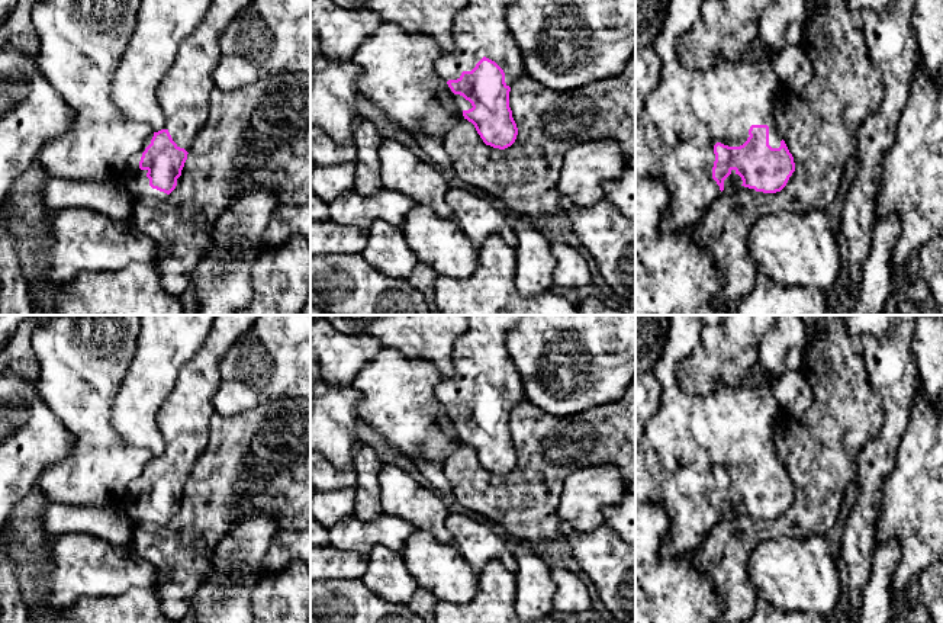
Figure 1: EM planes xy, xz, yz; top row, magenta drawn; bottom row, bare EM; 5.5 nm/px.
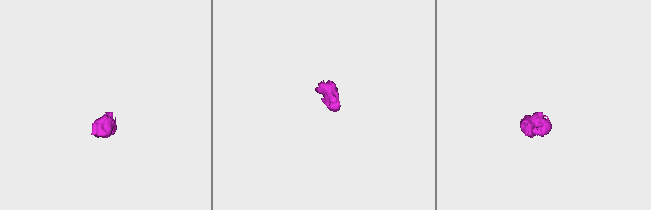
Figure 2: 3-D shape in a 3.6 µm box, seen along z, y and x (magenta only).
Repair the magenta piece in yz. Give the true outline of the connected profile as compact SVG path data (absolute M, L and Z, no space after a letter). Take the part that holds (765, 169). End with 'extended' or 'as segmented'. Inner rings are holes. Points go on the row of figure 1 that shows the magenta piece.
M669 0L662 30L653 44L662 62L662 77L647 96L635 126L635 182L657 177L670 195L660 224L663 232L695 227L727 184L738 183L756 195L769 195L781 192L795 171L794 157L775 123L775 90L781 81L772 67L773 51L763 41L737 60L720 58L708 70L688 68L679 58L678 39L701 20L702 1Z; extended

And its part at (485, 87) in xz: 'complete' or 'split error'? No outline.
split error

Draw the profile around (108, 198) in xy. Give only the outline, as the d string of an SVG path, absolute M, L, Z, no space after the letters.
M48 179L44 189L44 205L51 211L84 208L125 221L132 216L133 203L135 196L113 182Z

